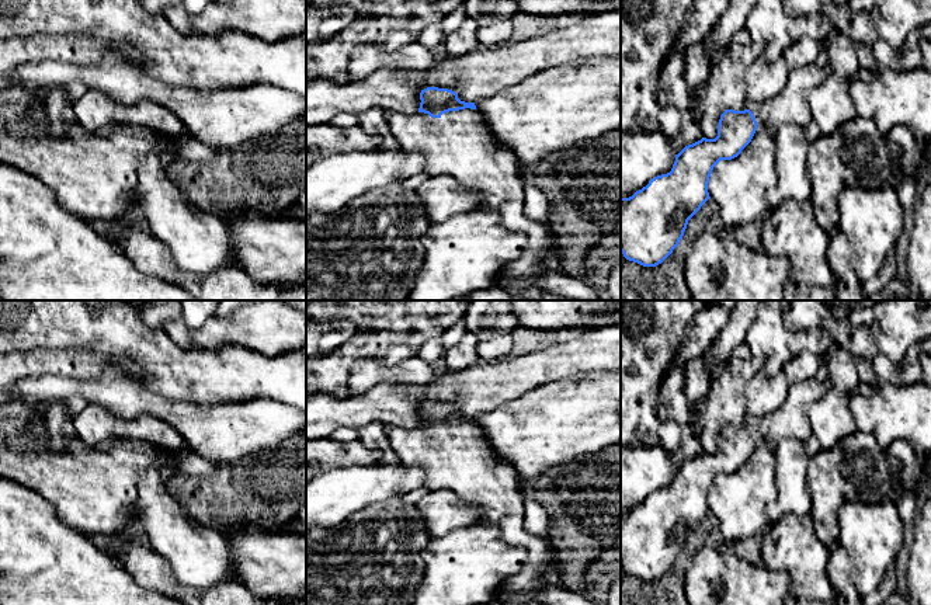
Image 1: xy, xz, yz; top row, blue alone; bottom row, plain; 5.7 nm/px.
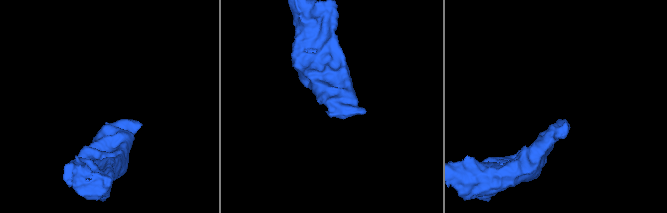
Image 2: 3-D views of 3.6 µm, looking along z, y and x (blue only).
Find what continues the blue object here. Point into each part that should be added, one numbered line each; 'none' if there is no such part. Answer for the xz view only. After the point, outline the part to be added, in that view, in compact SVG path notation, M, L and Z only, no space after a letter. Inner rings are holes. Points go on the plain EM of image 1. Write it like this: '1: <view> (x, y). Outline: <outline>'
1: xz (459, 458). Outline: M470 423L449 425L442 428L440 432L431 432L424 427L404 428L392 424L385 424L383 427L390 448L399 456L400 463L406 466L417 466L423 470L424 487L427 487L428 491L438 488L448 488L454 491L463 503L475 505L480 511L477 525L497 528L504 543L525 550L527 561L522 570L501 583L494 594L494 602L501 605L513 605L520 599L520 605L543 605L538 599L542 591L549 585L562 585L562 563L559 560L559 552L550 545L549 540L527 531L524 494L517 477L517 472L511 463L498 459L494 455L484 431L479 425Z

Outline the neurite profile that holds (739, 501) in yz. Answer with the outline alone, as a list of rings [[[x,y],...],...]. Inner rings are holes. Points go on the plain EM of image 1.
[[[760,438],[751,456],[732,474],[720,474],[708,497],[711,514],[729,542],[764,535],[767,505],[777,498],[775,453]]]

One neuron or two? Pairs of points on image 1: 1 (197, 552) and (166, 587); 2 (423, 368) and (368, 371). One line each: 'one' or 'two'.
1: two
2: one

